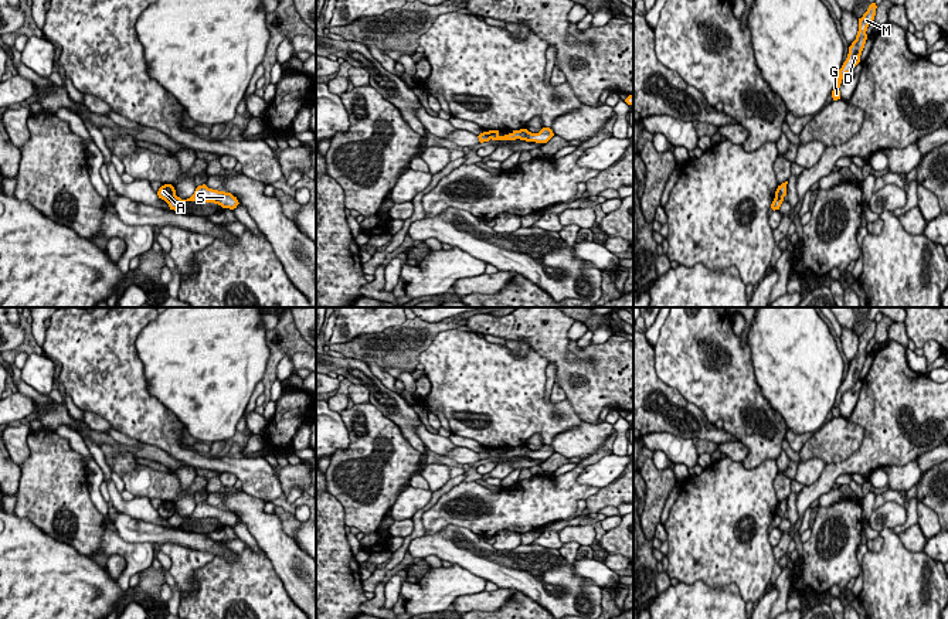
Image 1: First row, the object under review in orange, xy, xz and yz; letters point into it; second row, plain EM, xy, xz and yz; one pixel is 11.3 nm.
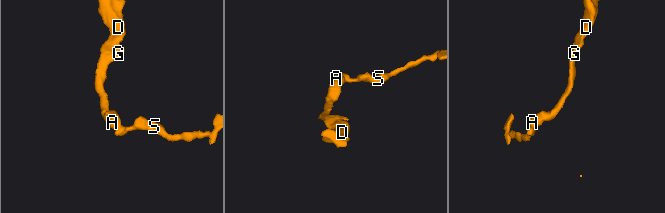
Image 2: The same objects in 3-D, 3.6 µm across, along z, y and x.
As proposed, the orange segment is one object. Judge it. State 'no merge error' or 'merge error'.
merge error

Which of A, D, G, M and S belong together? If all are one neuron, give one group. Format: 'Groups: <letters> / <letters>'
Groups: A D G M / S

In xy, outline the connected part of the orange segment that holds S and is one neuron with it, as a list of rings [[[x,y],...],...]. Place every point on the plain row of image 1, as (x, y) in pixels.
[[[205,501],[198,503],[190,516],[181,517],[176,513],[167,521],[170,527],[179,528],[186,518],[214,520],[221,523],[222,526],[230,527],[237,526],[237,523],[239,521],[237,514],[234,514],[231,510],[213,507],[208,506]]]

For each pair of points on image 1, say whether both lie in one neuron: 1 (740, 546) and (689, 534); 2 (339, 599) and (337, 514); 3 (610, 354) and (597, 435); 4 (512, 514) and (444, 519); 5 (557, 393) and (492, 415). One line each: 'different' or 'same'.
1: same
2: same
3: different
4: same
5: different

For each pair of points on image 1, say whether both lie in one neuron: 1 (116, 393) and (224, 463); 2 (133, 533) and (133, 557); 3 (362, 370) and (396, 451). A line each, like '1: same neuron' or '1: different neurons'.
1: same neuron
2: different neurons
3: different neurons

